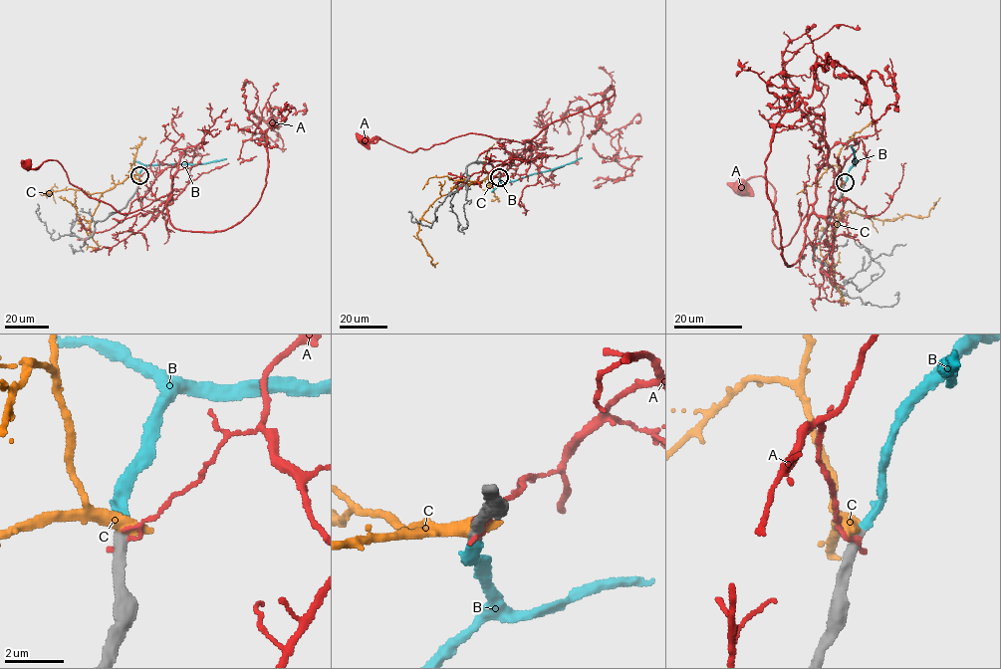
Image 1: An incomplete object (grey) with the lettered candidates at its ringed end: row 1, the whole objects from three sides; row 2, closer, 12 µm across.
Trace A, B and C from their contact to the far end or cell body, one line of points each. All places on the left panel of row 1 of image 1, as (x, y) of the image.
A: (139, 176), (148, 168), (155, 177), (177, 170), (167, 194), (123, 213), (72, 185), (56, 160), (28, 165)
B: (139, 175), (143, 165), (205, 164), (226, 158)
C: (139, 175), (127, 176), (103, 192), (70, 188), (42, 195), (47, 192), (51, 195), (55, 183)

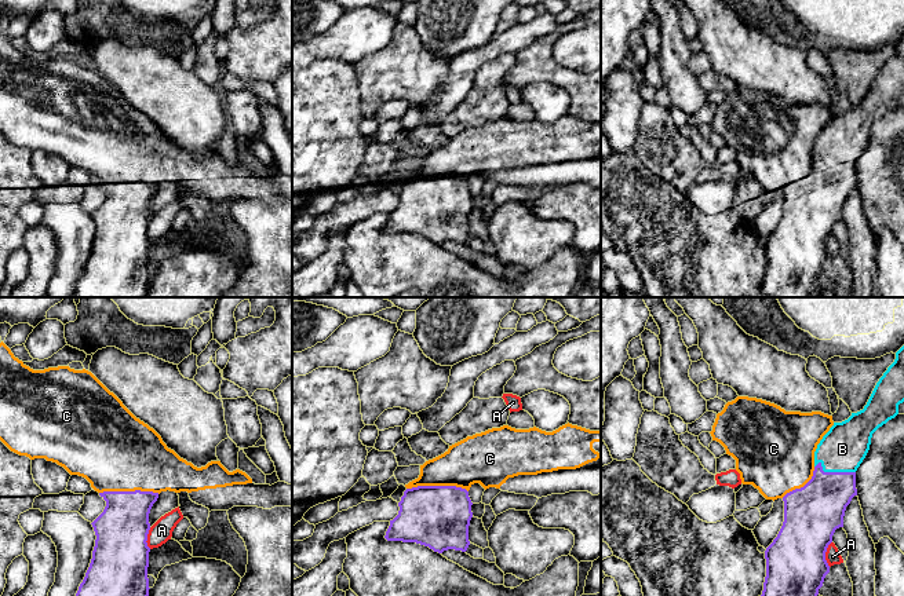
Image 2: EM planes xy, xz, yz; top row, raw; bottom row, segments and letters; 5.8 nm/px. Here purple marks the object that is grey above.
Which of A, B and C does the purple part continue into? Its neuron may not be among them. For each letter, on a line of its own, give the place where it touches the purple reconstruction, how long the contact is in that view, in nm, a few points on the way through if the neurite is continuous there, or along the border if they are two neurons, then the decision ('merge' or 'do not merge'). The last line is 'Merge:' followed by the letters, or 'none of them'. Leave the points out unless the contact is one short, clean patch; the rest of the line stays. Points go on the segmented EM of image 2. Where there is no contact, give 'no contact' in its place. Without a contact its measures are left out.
A: meets purple in yz at (824, 554); contact 150 nm long; do not merge
B: meets purple in yz at (834, 472); contact 240 nm long; merge
C: meets purple in xz at (437, 486); contact 360 nm long; do not merge
Merge: B

